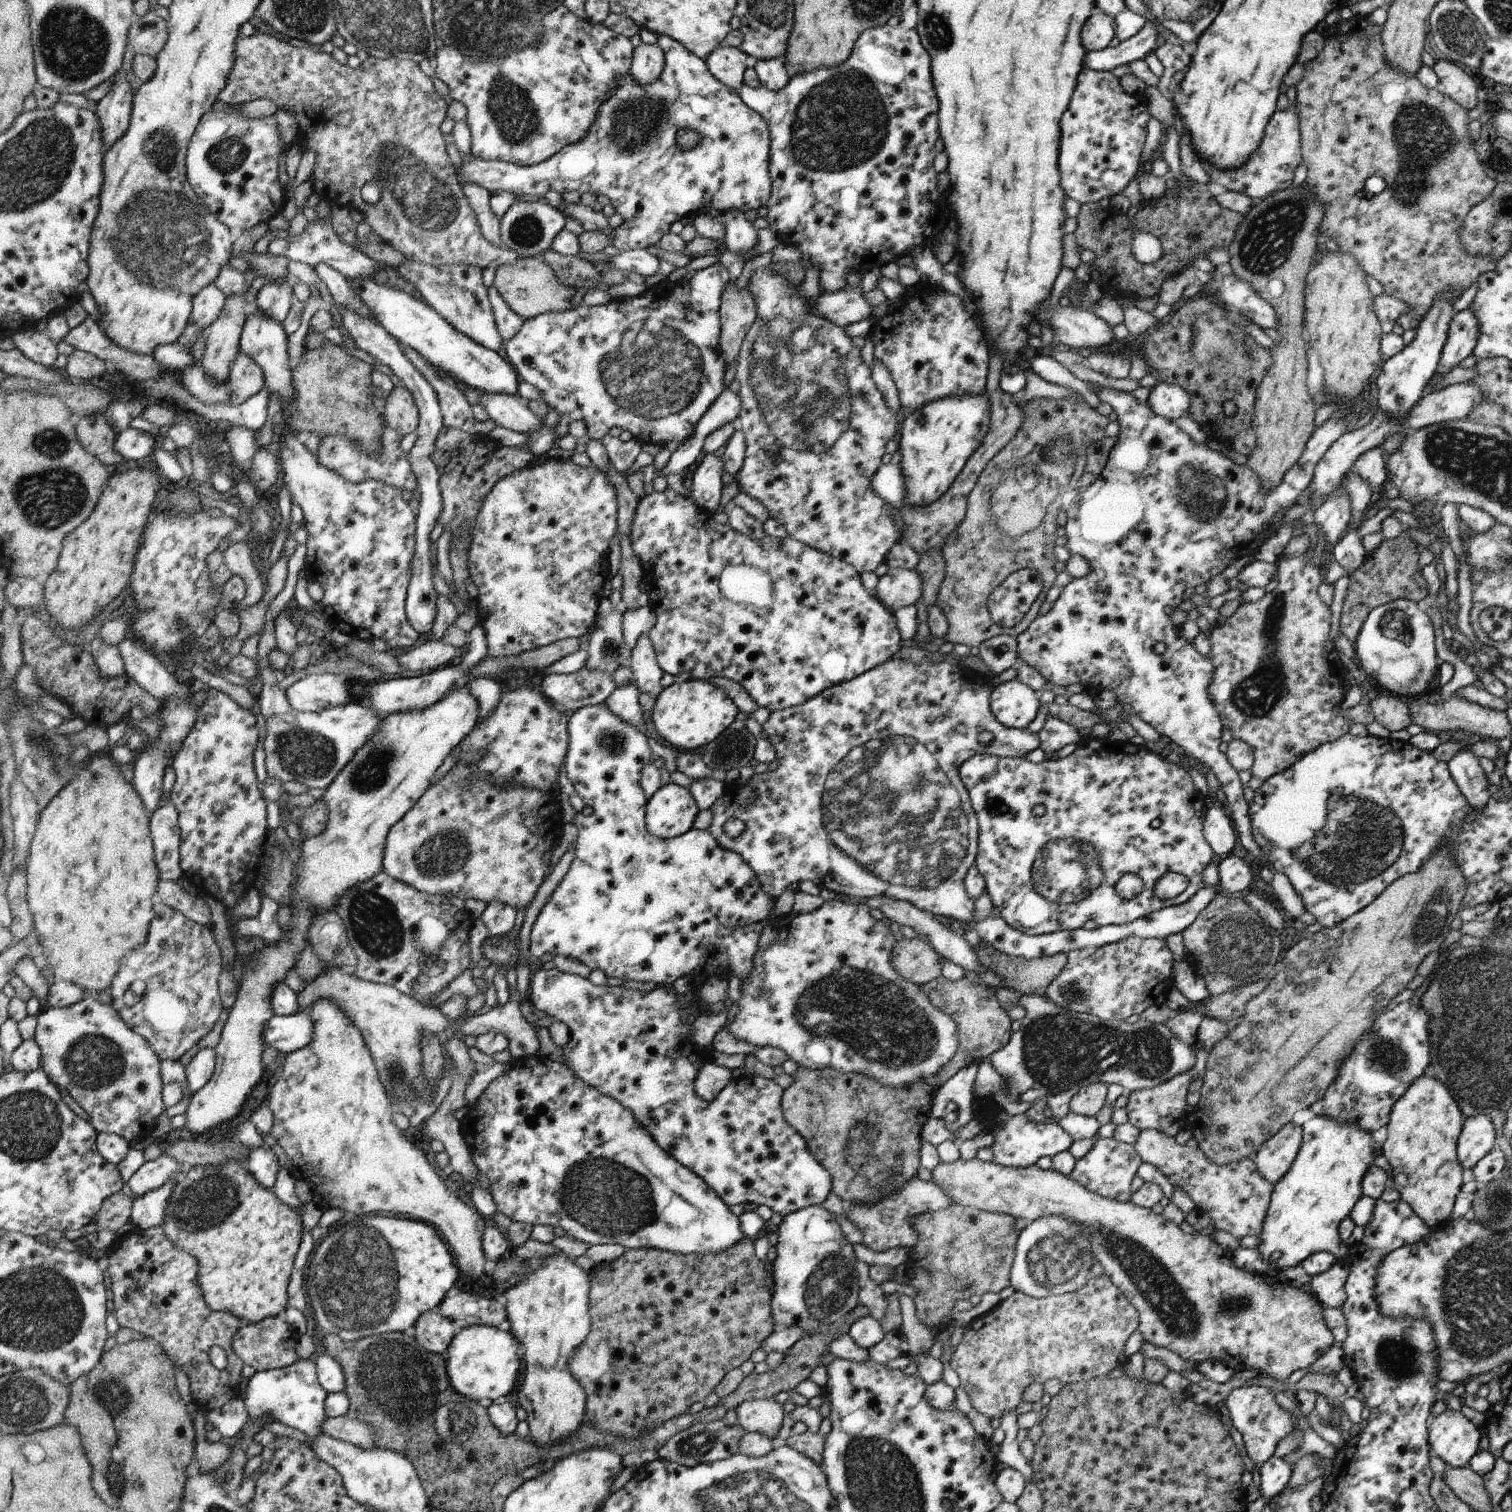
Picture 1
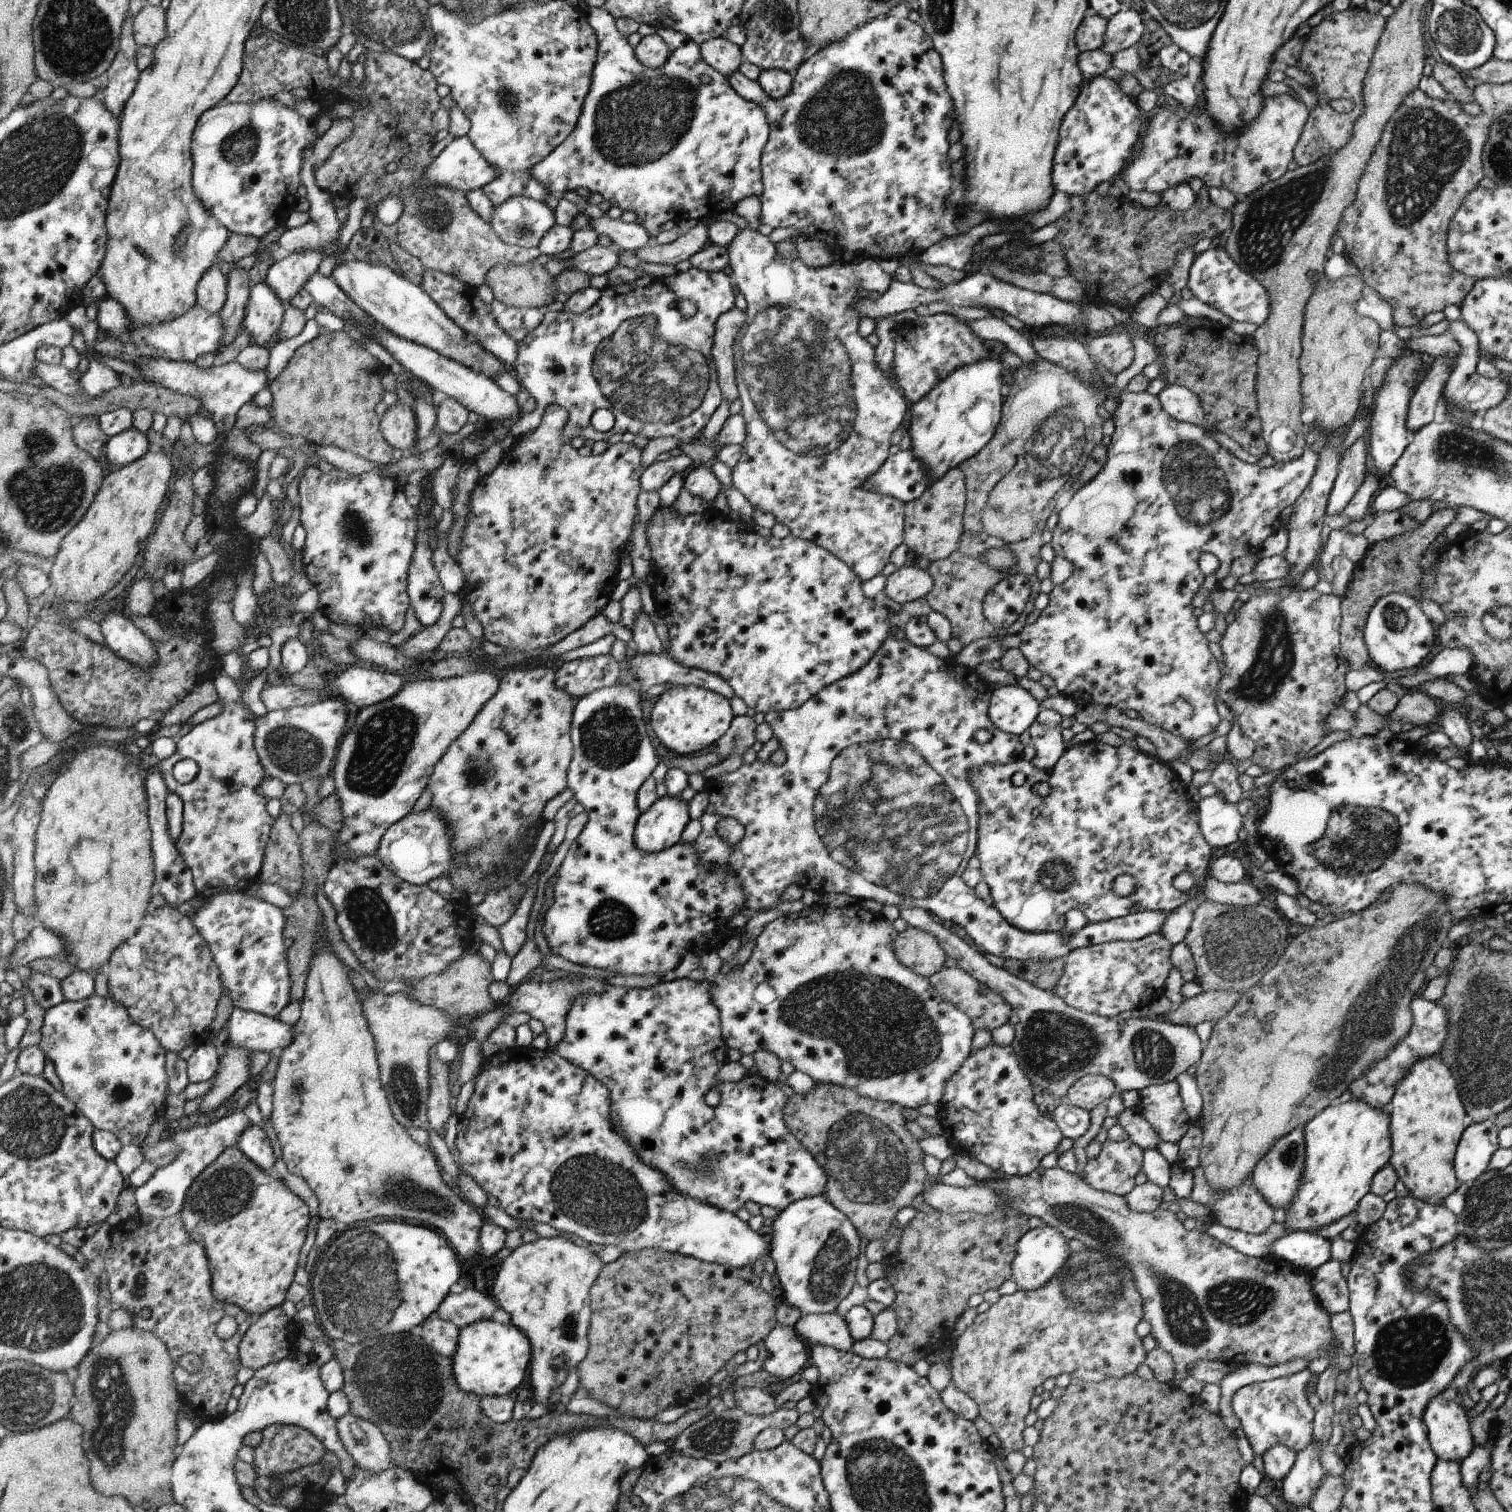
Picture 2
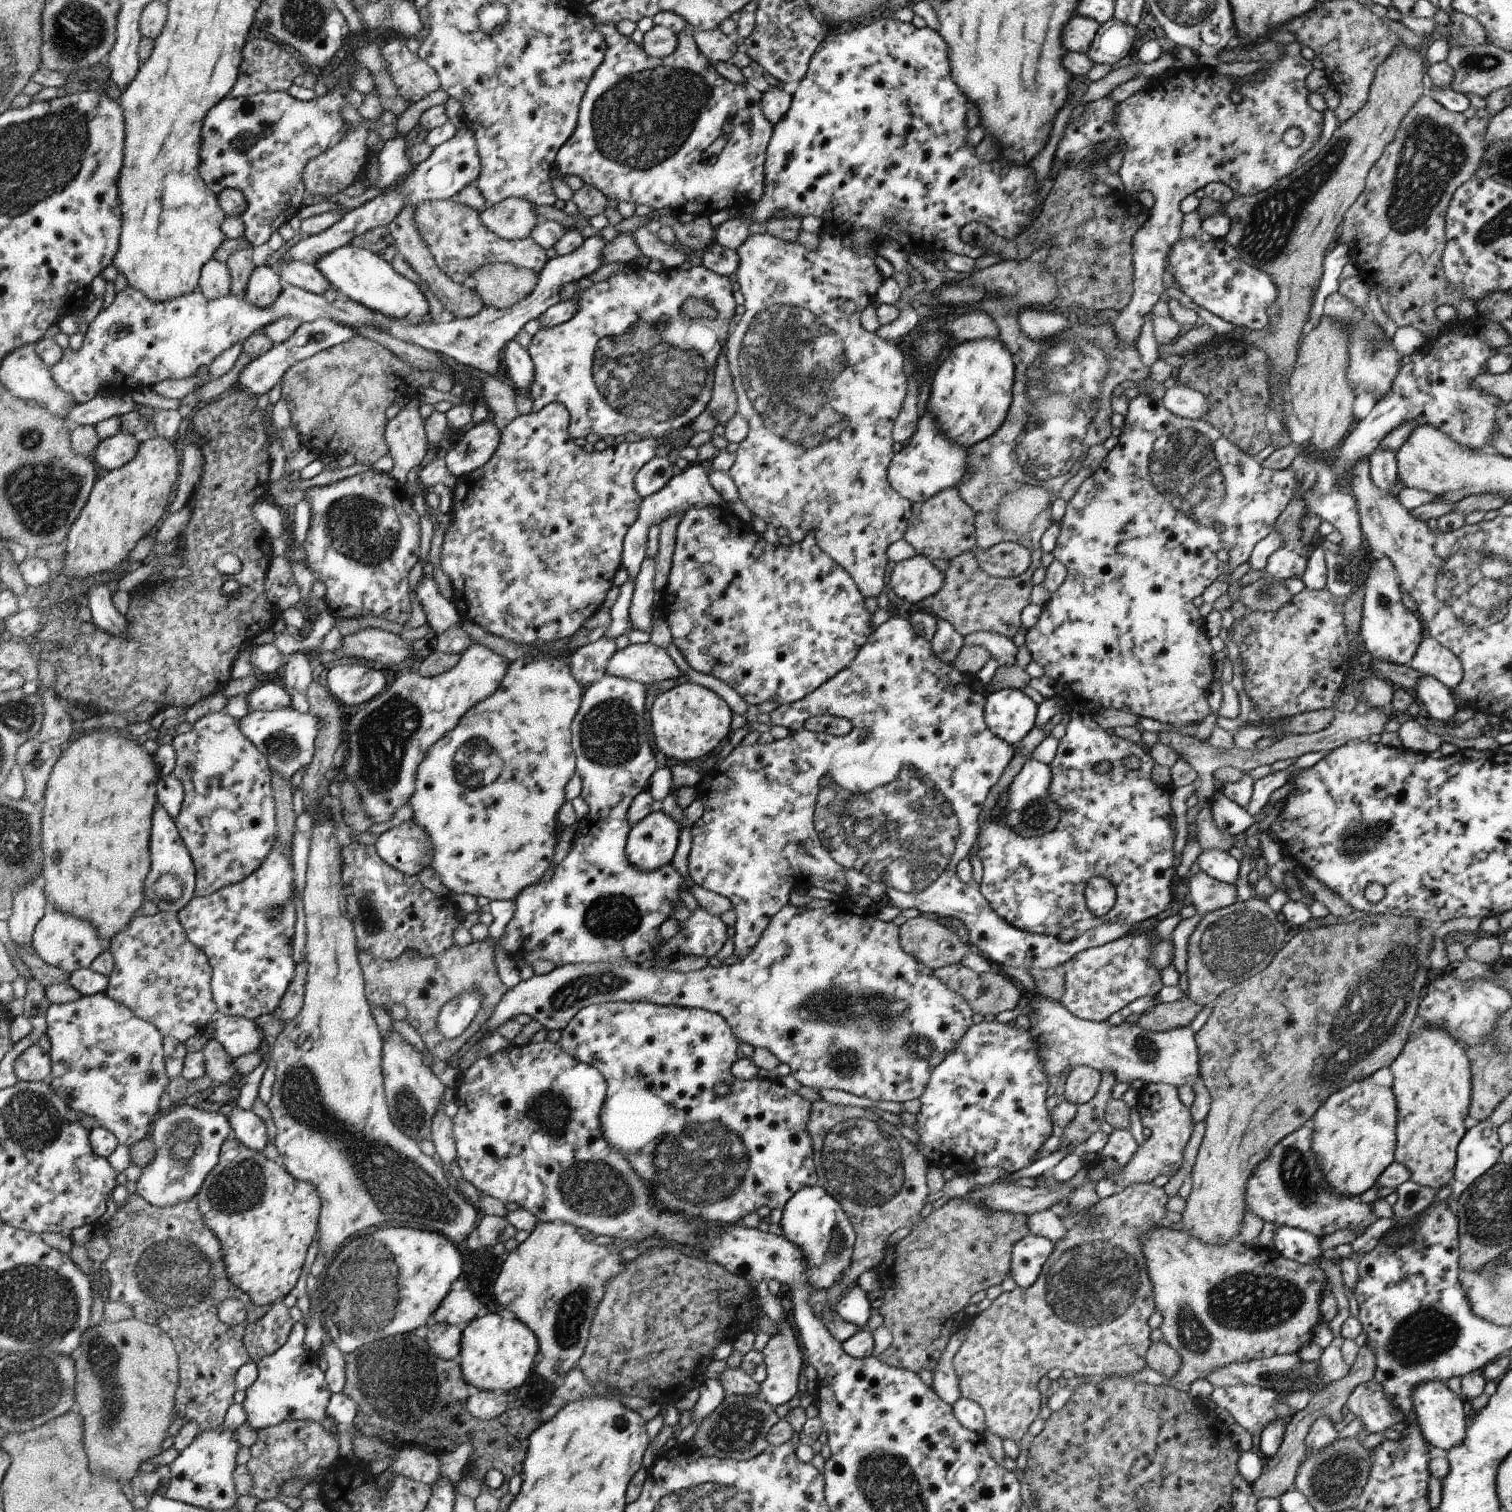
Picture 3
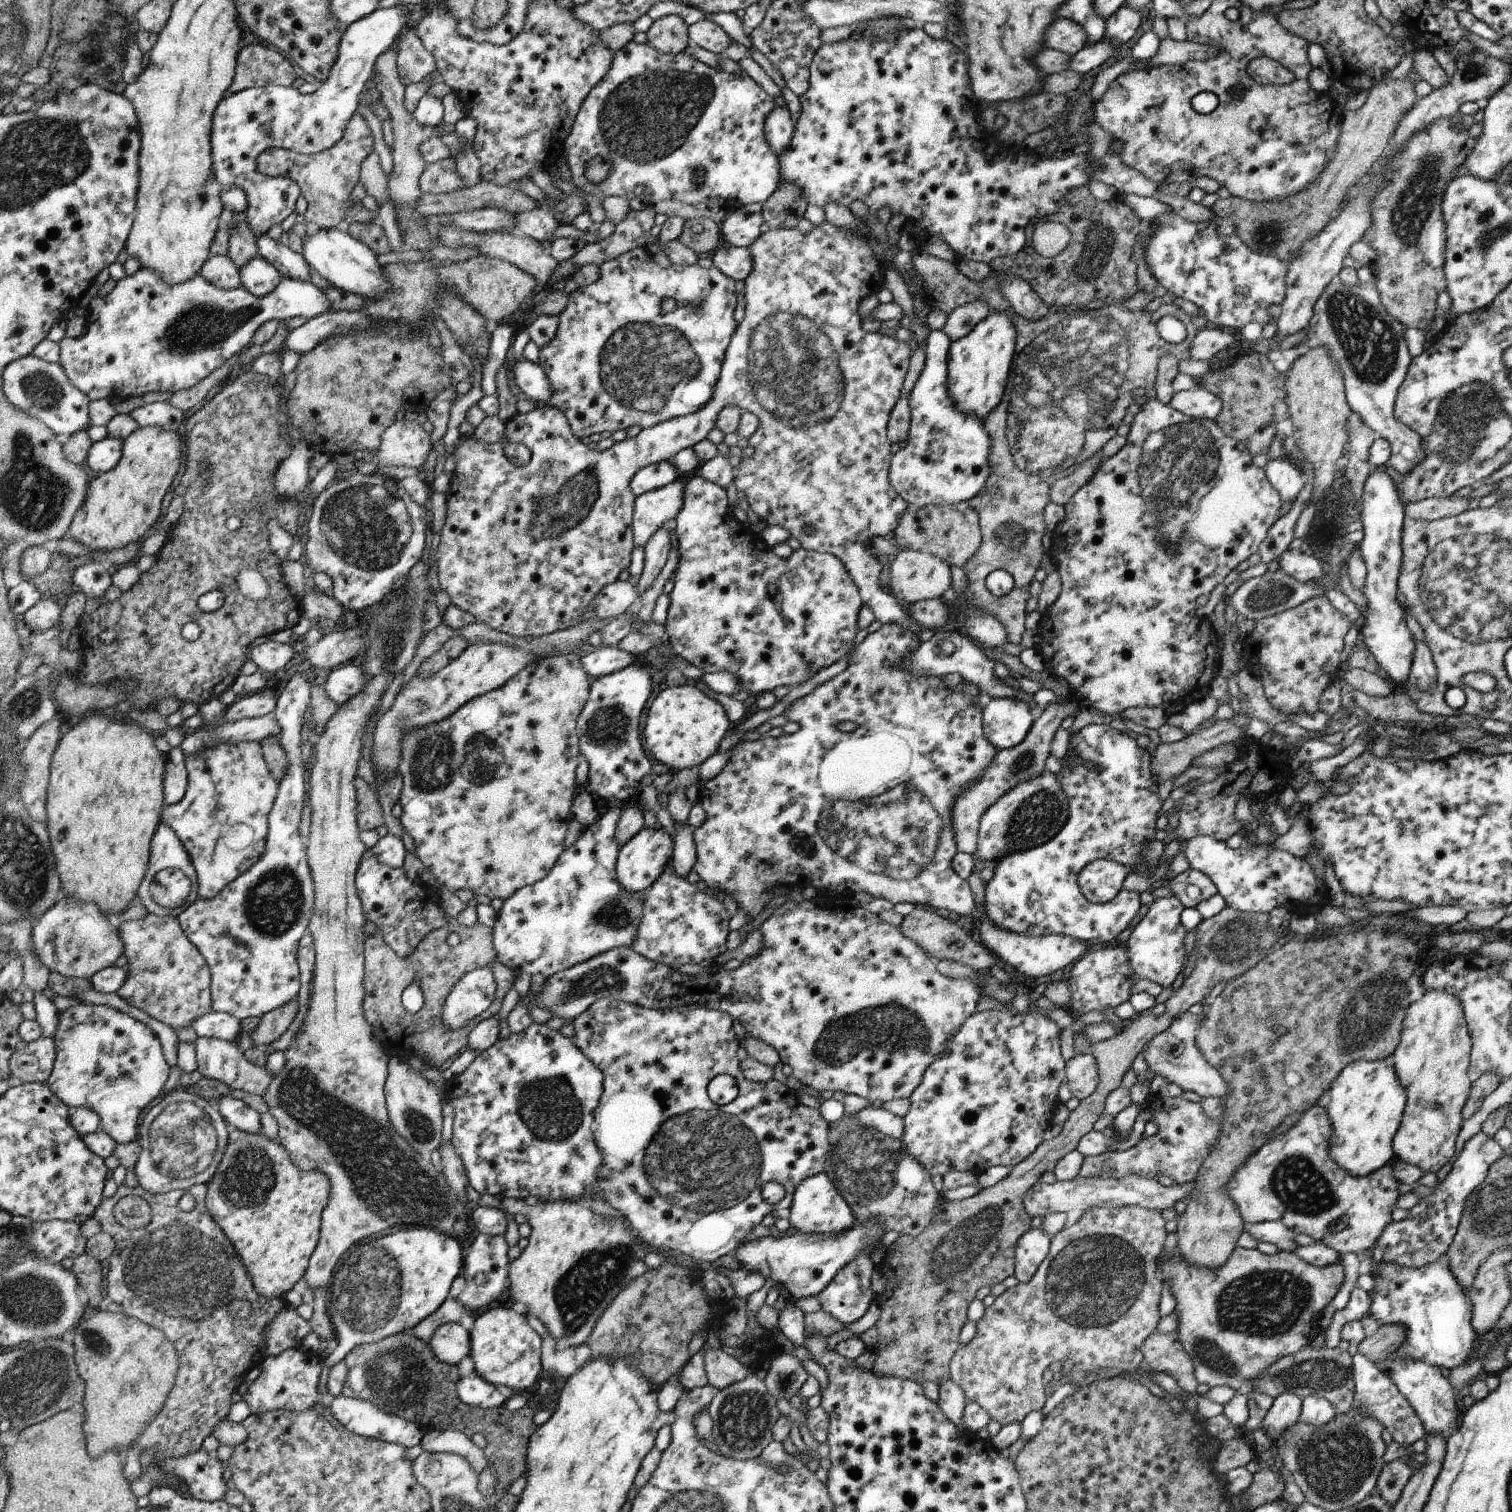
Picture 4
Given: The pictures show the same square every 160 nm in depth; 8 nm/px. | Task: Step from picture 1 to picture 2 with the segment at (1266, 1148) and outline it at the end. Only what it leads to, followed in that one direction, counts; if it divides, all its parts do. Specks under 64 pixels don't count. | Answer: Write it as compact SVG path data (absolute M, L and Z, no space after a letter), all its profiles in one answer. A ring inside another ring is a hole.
M1299 1126L1280 1137L1254 1167L1252 1172L1254 1186L1262 1194L1263 1199L1275 1208L1277 1214L1285 1212L1288 1205L1291 1205L1292 1197L1297 1193L1301 1181L1304 1161L1305 1136L1303 1126Z

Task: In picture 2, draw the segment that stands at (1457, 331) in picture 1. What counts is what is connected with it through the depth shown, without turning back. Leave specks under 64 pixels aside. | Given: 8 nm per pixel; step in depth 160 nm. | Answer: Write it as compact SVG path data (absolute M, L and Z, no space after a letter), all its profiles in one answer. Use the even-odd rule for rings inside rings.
M1440 355L1431 360L1431 367L1410 399L1407 427L1411 434L1434 420L1434 412L1443 388L1453 371L1454 355Z

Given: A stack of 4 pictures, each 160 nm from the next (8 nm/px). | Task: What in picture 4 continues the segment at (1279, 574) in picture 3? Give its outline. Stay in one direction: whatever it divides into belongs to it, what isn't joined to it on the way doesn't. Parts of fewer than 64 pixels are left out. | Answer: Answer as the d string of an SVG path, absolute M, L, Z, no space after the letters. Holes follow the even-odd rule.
M1288 549L1278 558L1280 569L1300 582L1318 580L1326 574L1327 567L1312 554L1300 553Z

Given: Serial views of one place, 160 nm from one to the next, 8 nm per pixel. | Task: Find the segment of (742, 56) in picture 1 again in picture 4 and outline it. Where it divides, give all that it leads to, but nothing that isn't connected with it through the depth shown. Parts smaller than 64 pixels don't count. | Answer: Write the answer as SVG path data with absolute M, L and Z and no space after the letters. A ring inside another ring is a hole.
M704 19L689 26L689 40L691 44L701 46L714 54L723 55L730 46L732 38L718 23Z

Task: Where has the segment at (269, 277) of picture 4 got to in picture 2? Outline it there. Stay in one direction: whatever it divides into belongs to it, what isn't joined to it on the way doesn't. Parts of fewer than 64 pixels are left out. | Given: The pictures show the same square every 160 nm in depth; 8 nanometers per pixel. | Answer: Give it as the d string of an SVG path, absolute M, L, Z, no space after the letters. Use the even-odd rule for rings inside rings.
M261 282L251 286L242 330L251 336L252 344L271 350L280 342L282 314L282 301L268 283Z

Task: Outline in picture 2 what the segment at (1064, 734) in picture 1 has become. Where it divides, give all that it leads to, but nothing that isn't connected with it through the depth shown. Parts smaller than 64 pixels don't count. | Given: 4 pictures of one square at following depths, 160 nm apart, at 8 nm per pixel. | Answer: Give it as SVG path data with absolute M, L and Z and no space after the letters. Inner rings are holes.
M1041 709L1030 726L1031 743L1036 756L1030 761L1036 772L1051 769L1067 749L1063 740L1062 715L1053 709Z

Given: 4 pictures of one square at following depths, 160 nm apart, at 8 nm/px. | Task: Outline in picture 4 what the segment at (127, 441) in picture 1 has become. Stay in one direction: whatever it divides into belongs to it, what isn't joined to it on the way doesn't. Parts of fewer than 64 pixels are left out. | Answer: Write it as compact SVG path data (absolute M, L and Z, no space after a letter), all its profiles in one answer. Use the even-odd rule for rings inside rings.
M106 437L92 443L84 464L95 475L107 473L112 470L121 459L123 441L119 438Z

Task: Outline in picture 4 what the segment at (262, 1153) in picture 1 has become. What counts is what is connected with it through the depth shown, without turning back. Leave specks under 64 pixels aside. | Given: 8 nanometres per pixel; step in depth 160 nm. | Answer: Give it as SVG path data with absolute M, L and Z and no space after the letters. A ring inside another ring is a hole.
M229 1095L222 1097L215 1105L218 1106L230 1129L236 1128L251 1135L261 1132L261 1114L242 1100L234 1099Z

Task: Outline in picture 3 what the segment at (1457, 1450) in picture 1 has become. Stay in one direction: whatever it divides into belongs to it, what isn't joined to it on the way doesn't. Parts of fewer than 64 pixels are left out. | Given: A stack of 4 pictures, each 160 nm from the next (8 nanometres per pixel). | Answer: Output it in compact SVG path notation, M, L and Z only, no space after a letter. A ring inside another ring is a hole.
M1427 1381L1416 1385L1413 1387L1412 1400L1417 1414L1417 1423L1428 1444L1448 1451L1464 1442L1468 1426L1466 1415L1469 1409L1465 1399L1462 1396L1454 1395L1446 1387L1445 1382Z

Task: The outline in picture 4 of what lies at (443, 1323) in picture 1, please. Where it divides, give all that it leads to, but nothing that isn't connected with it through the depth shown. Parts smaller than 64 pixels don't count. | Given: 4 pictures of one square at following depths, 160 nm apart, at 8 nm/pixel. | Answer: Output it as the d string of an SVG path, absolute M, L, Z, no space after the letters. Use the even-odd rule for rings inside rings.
M446 1323L432 1334L429 1345L443 1363L457 1365L472 1350L472 1336L458 1323Z

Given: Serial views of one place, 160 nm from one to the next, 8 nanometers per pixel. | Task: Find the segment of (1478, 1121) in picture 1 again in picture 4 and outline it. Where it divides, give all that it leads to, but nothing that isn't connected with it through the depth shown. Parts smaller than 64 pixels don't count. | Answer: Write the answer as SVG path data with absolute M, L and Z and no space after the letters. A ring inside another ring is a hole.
M1483 1131L1466 1141L1444 1182L1438 1188L1434 1188L1434 1194L1421 1196L1419 1202L1409 1210L1406 1219L1392 1221L1380 1233L1372 1250L1372 1276L1377 1271L1377 1266L1384 1261L1420 1268L1442 1258L1456 1234L1466 1198L1485 1179L1488 1169L1494 1162L1502 1158L1505 1153L1506 1150L1494 1140L1494 1137L1488 1136Z

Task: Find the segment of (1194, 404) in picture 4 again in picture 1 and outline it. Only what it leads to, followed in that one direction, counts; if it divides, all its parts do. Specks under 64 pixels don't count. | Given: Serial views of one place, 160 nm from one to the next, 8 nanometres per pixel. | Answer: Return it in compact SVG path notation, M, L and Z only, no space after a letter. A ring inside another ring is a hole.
M1160 383L1151 388L1147 403L1154 414L1176 420L1180 416L1189 416L1190 394L1185 388L1174 383Z

